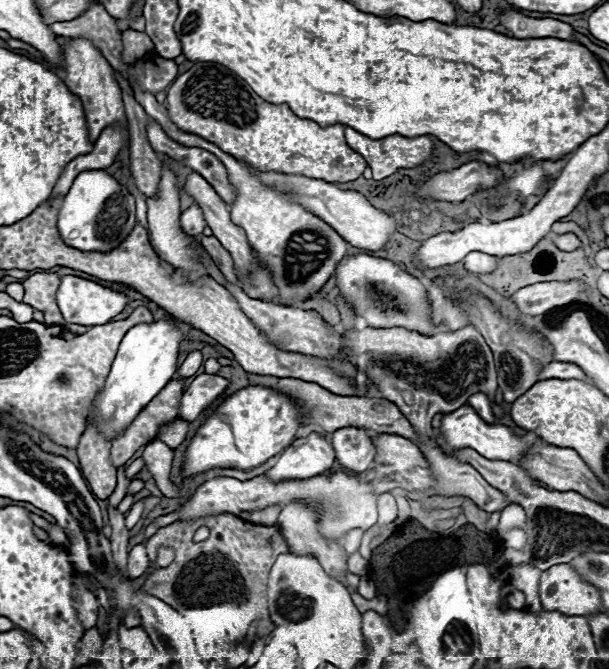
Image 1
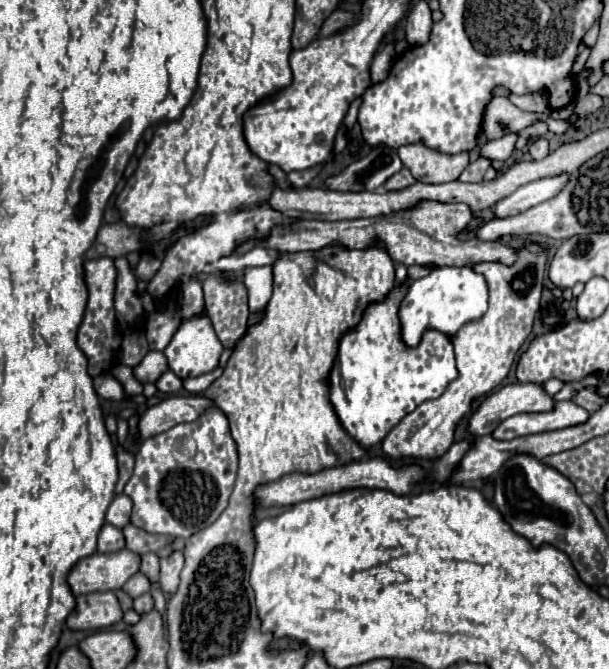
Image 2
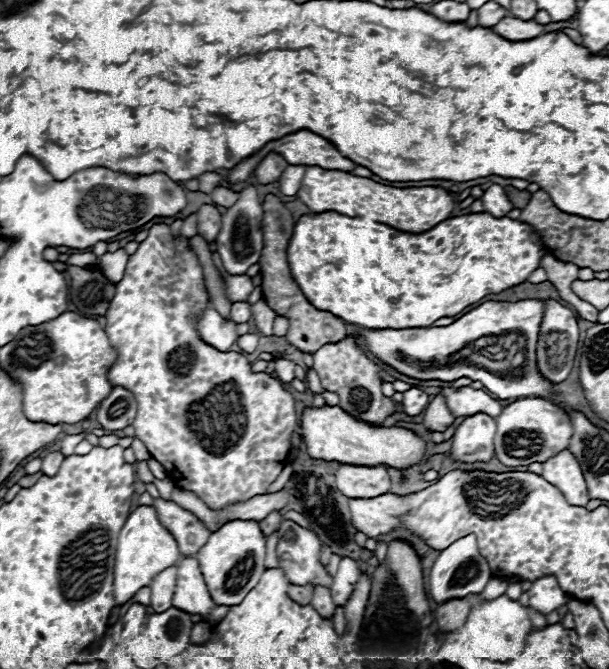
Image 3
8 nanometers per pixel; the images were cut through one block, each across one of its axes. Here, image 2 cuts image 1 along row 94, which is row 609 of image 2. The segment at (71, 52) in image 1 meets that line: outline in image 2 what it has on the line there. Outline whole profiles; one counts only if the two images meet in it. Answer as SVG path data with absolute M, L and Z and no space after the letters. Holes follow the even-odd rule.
M94 592L78 596L78 606L68 618L70 630L98 630L120 622L124 616L114 592Z

